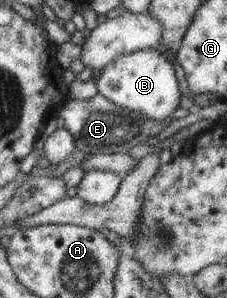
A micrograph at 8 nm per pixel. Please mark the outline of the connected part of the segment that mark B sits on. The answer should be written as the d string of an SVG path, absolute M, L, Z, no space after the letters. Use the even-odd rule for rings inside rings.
M156 49L119 56L100 70L96 85L98 93L113 101L113 104L137 111L157 124L163 124L167 118L171 118L181 100L173 64L167 60L166 54Z

